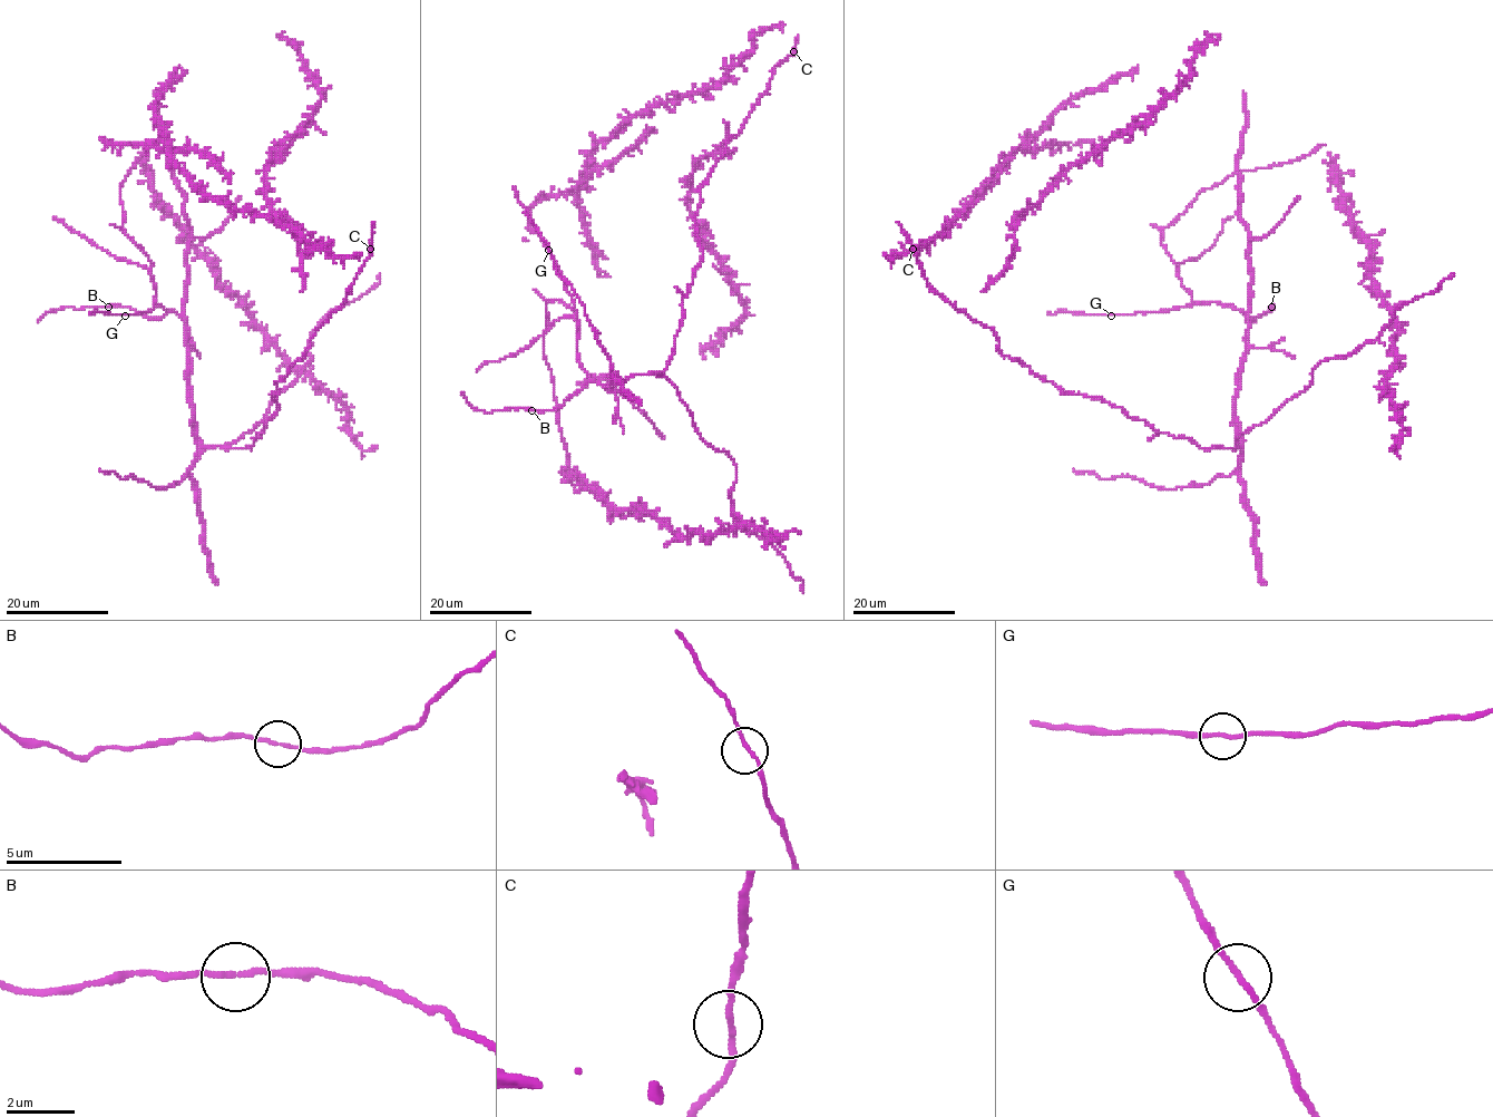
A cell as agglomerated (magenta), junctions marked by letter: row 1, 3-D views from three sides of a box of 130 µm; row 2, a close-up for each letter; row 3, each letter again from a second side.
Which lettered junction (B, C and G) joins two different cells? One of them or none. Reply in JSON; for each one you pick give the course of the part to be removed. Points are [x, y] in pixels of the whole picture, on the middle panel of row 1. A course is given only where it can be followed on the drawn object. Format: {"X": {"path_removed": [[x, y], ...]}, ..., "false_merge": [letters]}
{"false_merge": []}

